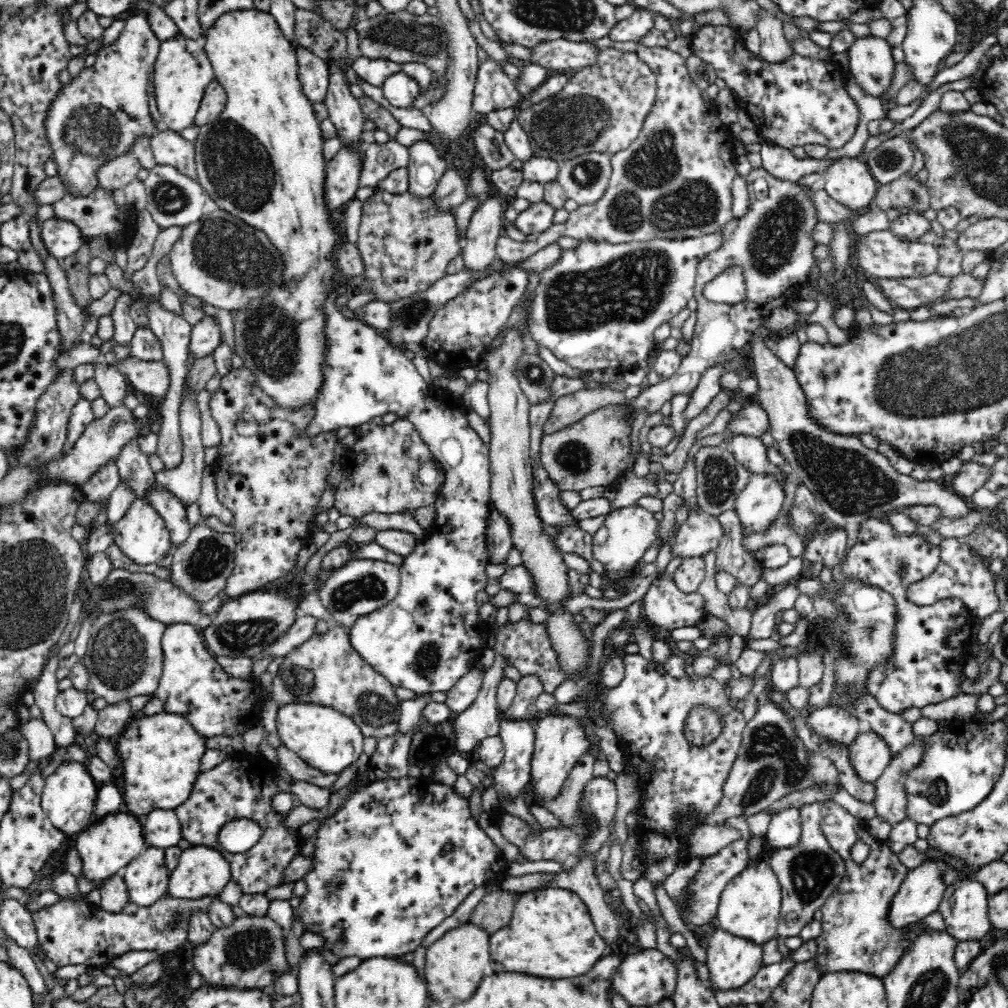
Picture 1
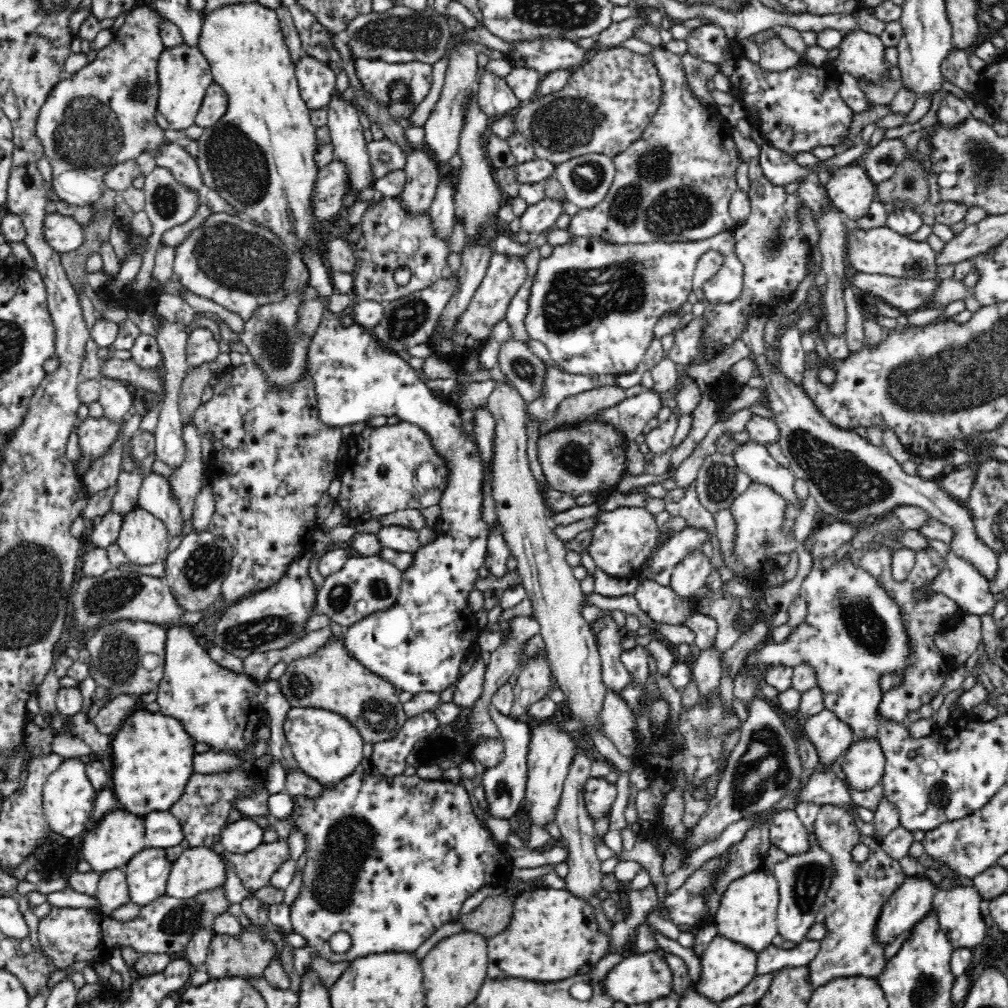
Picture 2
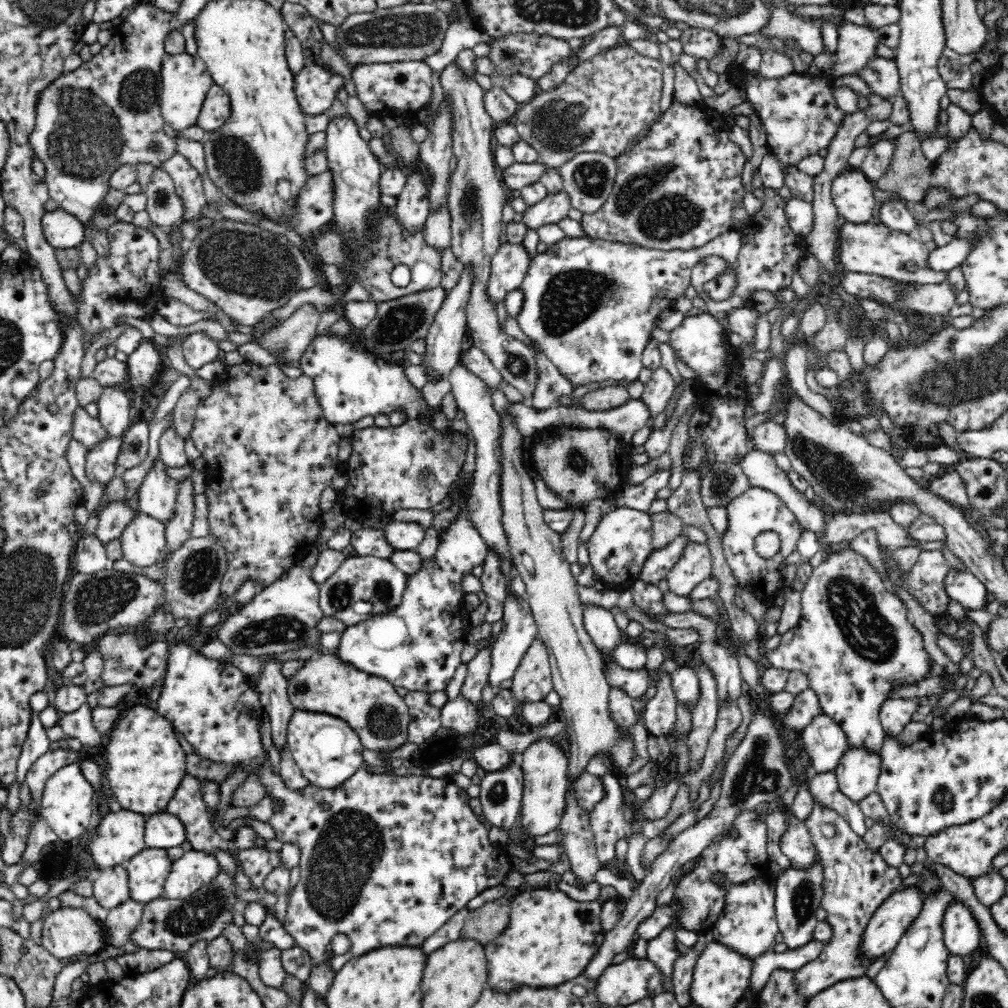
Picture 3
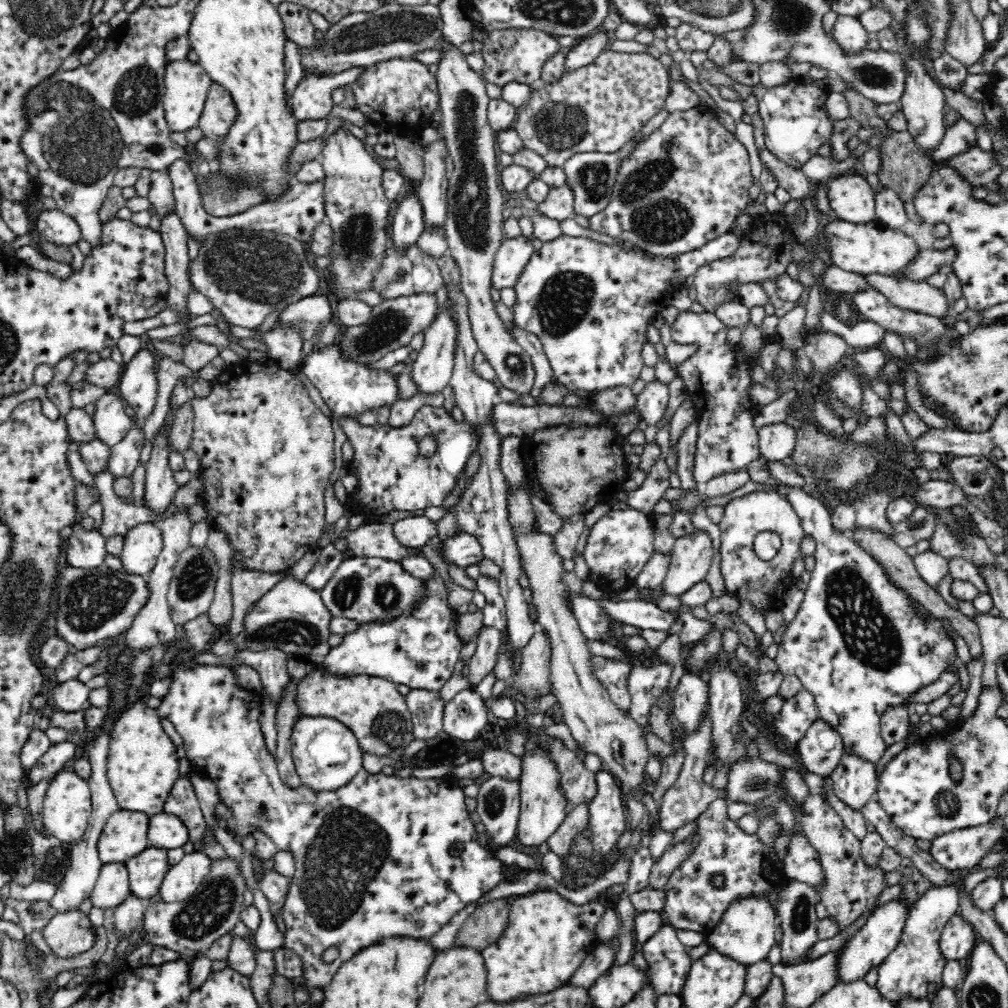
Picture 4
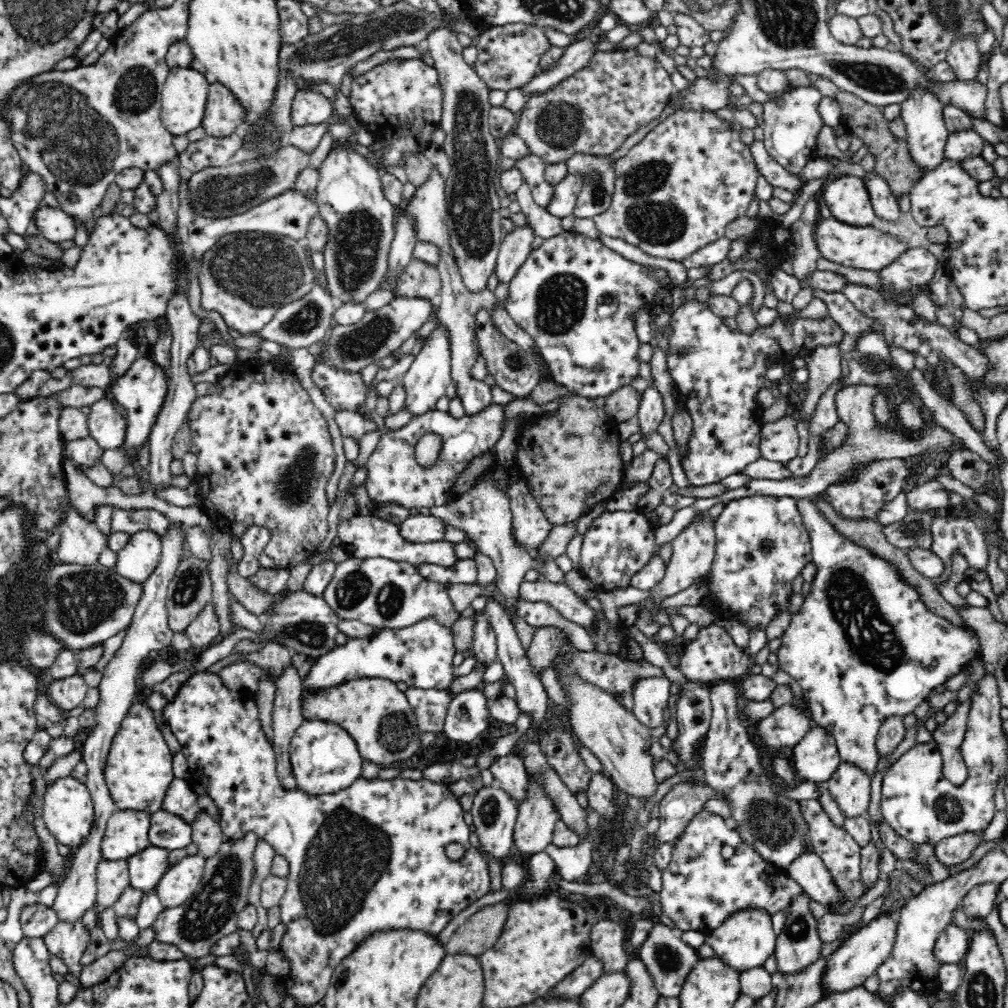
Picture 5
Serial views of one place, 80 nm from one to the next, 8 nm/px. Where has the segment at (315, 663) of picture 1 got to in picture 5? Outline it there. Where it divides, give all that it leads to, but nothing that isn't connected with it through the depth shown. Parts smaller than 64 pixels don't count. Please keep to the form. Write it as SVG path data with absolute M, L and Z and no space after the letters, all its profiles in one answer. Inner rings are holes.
M360 678L351 680L344 686L330 688L326 692L318 692L312 696L304 697L302 715L312 722L332 722L350 733L350 737L357 745L360 757L363 761L369 761L379 767L388 767L393 762L407 760L420 752L422 743L419 743L422 732L418 728L418 722L412 707L408 703L405 692L401 692L394 682L384 678Z

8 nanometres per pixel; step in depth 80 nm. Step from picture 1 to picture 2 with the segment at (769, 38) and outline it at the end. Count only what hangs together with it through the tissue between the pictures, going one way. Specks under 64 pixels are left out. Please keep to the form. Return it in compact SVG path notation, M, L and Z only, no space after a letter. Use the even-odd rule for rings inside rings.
M773 37L759 46L761 59L760 67L768 72L782 72L794 68L800 58L798 54L784 45L780 37Z

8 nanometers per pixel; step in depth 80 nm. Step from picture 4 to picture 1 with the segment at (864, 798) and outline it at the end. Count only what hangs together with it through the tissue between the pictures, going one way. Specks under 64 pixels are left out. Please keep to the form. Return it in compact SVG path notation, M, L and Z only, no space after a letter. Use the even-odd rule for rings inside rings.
M870 729L860 732L849 746L849 762L864 783L874 783L891 764L887 743Z

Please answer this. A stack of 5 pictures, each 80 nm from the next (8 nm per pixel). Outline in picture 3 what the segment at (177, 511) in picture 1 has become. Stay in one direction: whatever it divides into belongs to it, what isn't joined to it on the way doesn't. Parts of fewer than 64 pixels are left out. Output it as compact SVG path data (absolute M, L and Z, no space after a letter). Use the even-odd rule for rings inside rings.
M158 456L139 487L139 511L163 523L174 514L178 486L167 474L167 466Z

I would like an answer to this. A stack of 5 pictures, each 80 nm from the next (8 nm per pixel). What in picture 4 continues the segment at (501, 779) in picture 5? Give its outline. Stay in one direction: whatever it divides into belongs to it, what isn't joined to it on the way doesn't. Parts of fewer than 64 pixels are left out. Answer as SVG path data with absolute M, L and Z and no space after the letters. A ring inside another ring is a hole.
M506 749L488 750L482 754L481 760L484 770L492 777L521 780L522 759L510 753Z

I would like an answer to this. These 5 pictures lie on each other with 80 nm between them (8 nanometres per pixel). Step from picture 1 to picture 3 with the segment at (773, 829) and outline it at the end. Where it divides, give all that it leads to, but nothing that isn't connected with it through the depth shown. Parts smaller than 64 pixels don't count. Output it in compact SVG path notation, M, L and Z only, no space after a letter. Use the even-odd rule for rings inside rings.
M784 810L784 813L790 826L781 838L781 851L787 856L792 869L807 871L817 858L817 850L812 842L812 837L802 821L796 819L787 810Z

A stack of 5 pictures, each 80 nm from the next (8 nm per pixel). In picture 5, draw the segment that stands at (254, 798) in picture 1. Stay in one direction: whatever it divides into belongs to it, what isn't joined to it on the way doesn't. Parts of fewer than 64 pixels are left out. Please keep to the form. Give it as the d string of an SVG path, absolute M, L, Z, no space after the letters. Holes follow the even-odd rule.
M174 777L162 802L165 812L180 816L188 824L194 823L199 812L196 793L191 788L190 780Z

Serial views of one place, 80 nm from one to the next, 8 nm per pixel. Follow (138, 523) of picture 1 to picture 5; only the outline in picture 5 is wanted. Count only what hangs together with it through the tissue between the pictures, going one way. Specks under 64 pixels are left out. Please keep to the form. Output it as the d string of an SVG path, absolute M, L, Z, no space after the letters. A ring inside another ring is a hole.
M138 531L131 535L126 546L117 552L114 569L121 577L142 585L156 570L161 552L161 540L156 533Z

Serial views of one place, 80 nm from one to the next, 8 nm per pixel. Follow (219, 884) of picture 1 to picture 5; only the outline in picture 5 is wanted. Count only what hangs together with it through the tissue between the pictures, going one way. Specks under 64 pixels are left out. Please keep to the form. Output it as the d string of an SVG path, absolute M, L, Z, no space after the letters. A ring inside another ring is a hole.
M186 855L171 866L156 884L154 892L162 903L164 912L180 908L181 904L196 890L204 872L205 859Z

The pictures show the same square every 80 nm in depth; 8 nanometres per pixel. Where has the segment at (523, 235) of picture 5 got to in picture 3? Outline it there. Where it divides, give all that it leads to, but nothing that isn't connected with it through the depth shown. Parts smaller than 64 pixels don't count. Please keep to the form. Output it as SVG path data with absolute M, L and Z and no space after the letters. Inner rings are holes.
M506 242L499 247L498 252L492 258L491 274L487 285L487 296L489 296L494 305L496 304L496 300L504 301L507 292L520 288L525 275L528 273L530 262L530 254L523 243Z

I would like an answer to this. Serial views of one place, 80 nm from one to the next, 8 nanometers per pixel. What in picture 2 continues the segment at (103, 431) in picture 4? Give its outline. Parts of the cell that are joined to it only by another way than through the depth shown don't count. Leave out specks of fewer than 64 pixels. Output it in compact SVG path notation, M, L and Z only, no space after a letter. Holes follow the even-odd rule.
M98 377L101 389L99 403L102 405L102 416L106 419L122 424L127 418L127 412L132 407L132 388L121 381Z

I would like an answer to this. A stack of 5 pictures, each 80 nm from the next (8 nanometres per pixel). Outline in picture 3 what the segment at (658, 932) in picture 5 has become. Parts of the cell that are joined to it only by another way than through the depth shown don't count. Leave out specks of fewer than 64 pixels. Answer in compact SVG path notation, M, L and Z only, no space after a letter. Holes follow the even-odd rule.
M668 926L646 944L646 960L650 960L662 973L663 992L672 992L674 966L682 957L682 953L676 947L676 941L675 931Z

